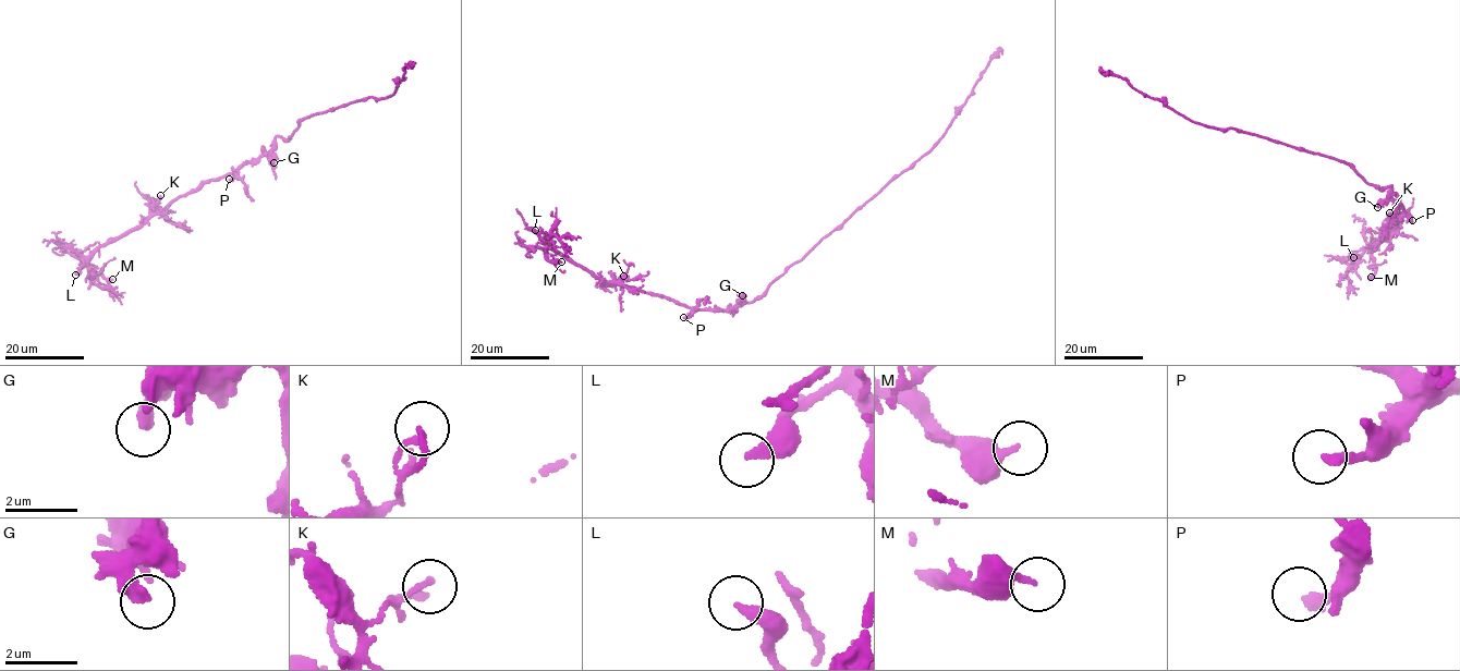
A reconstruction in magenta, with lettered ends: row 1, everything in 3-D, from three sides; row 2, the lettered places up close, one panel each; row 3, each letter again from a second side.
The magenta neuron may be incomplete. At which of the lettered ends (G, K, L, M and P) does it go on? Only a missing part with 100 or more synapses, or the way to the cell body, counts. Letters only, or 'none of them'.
L

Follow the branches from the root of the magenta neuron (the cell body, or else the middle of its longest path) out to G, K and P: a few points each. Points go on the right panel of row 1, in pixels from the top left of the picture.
G: (1365, 181), (1381, 187), (1391, 185), (1390, 197), (1377, 207)
K: (1365, 181), (1381, 187), (1391, 185), (1391, 197), (1404, 211), (1394, 229), (1396, 221), (1389, 212)
P: (1365, 181), (1381, 187), (1391, 185), (1391, 197), (1398, 200), (1404, 216), (1412, 220)

